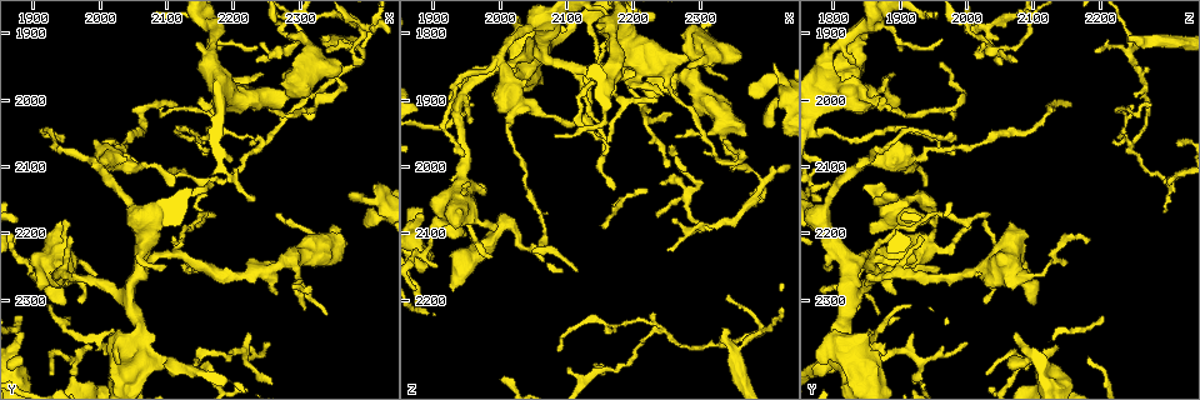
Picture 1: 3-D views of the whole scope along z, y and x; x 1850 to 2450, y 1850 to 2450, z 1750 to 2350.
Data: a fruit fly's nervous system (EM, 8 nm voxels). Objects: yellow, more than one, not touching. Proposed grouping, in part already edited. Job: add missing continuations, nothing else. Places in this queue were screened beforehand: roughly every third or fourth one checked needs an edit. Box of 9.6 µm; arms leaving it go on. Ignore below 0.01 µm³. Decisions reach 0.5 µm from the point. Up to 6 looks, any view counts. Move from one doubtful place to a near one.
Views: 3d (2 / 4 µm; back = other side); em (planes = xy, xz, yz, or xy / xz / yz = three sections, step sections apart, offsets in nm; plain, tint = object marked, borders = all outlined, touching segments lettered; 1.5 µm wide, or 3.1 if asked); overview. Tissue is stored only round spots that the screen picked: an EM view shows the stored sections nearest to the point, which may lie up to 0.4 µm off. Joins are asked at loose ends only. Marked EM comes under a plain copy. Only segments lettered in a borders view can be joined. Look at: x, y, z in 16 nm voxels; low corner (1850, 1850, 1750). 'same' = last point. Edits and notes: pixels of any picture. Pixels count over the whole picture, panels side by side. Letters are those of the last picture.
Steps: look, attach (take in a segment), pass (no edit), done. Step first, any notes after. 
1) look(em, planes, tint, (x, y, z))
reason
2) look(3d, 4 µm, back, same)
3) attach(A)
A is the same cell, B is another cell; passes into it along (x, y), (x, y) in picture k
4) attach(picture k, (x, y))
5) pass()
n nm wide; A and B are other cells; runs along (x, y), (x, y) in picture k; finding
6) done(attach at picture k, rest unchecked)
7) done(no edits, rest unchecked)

look(3d, 4 µm, (2245, 1915, 2025))
tapers out

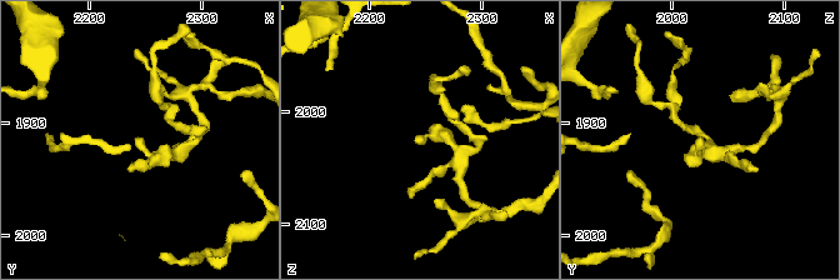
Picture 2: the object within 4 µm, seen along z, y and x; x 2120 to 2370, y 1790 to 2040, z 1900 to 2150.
look(em, xy, step 4, borders, (2244, 1914, 2030))
need the tissue

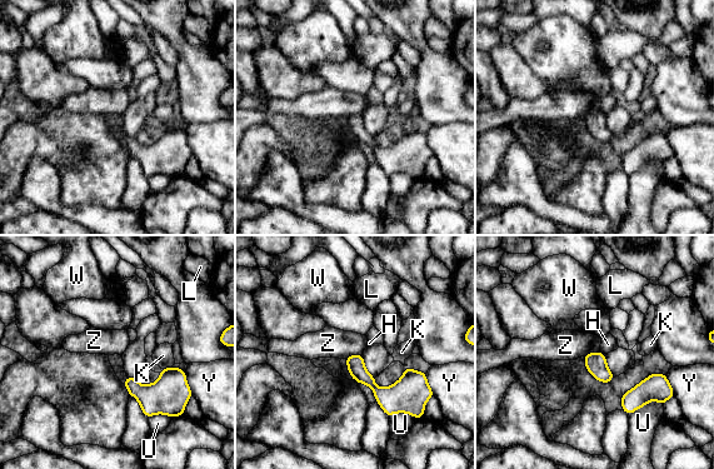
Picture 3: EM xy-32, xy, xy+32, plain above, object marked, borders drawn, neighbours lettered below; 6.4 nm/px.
look(em, planes, borders, same)
cut it another way

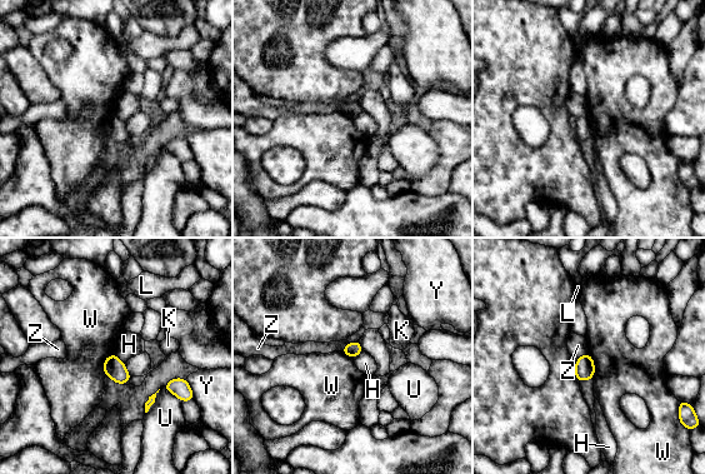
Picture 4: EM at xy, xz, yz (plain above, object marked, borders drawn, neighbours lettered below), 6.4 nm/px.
pass()
U touches over 190 nm; H, K, L, U, W, Y and Z are other cells; border along (589, 353), (594, 365), (594, 378) in picture 4; no lettered segment goes on from it

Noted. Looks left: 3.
look(em, planes, tint, (2150, 2170, 2300))
thin end

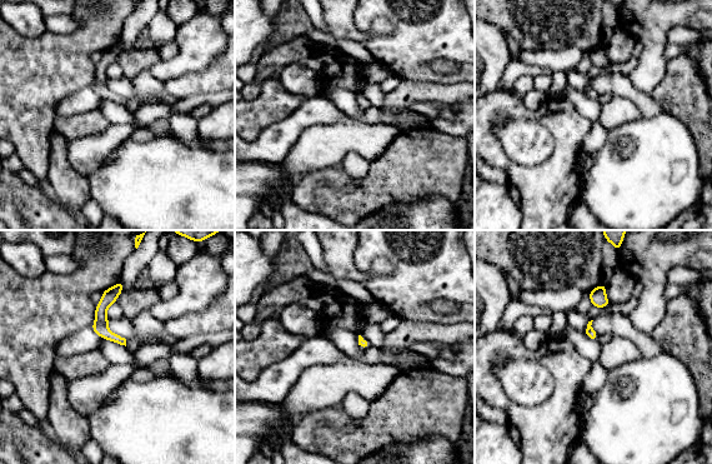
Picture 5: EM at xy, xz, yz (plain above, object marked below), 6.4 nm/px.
look(em, planes, borders, same)
see the neighbours

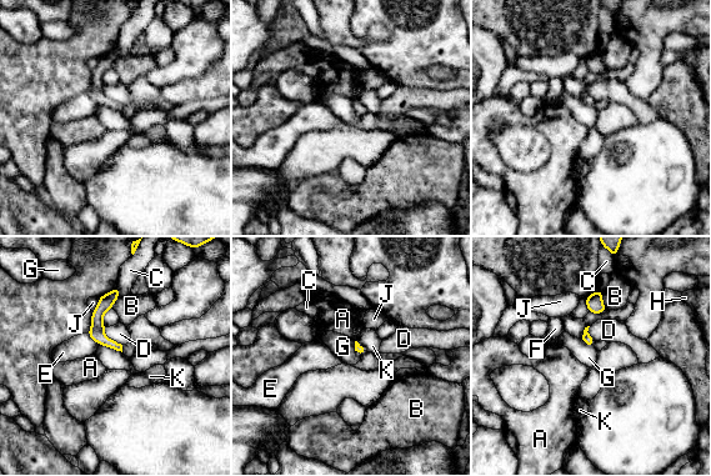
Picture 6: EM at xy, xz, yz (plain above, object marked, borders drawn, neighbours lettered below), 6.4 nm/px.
pass()
A, B, C, D, E, F, G, H, J and K are other cells; runs along (115, 292), (98, 312), (98, 334), (119, 347) in picture 6; no lettered segment goes on from it

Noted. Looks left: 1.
look(em, planes, borders, (2410, 2130, 1850))
branch stops here

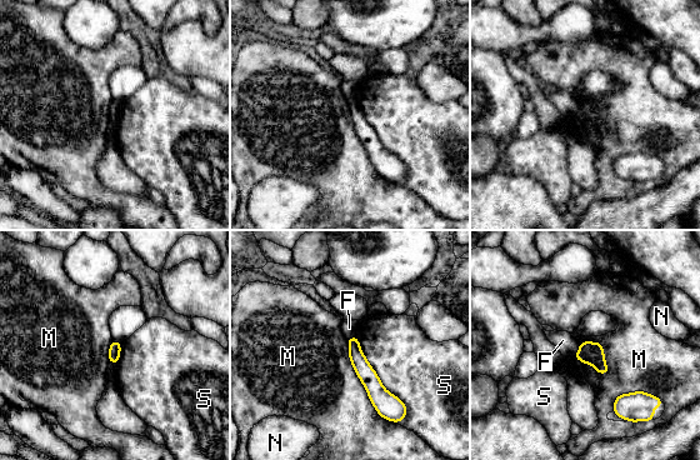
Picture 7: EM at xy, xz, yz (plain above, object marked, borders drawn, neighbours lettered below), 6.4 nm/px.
pass()
F, M, N and S are other cells; runs along (353, 340), (356, 358), (389, 414) in picture 7; none of them fits

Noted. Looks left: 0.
done(no edits, rest unchecked)

